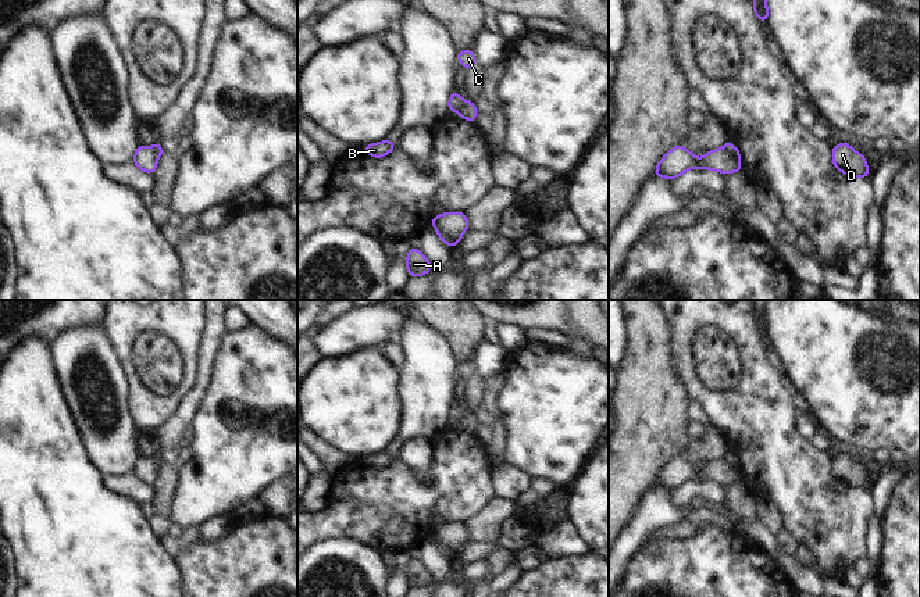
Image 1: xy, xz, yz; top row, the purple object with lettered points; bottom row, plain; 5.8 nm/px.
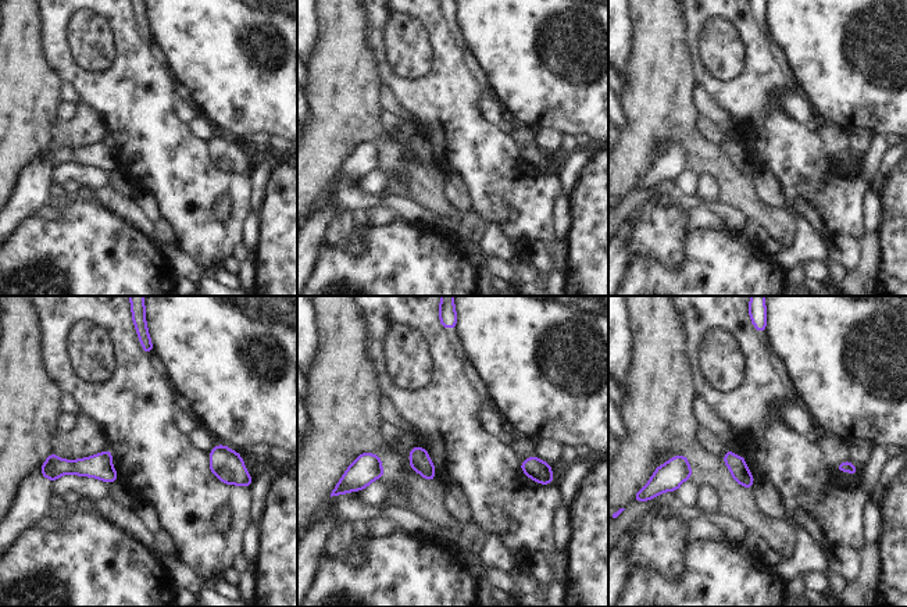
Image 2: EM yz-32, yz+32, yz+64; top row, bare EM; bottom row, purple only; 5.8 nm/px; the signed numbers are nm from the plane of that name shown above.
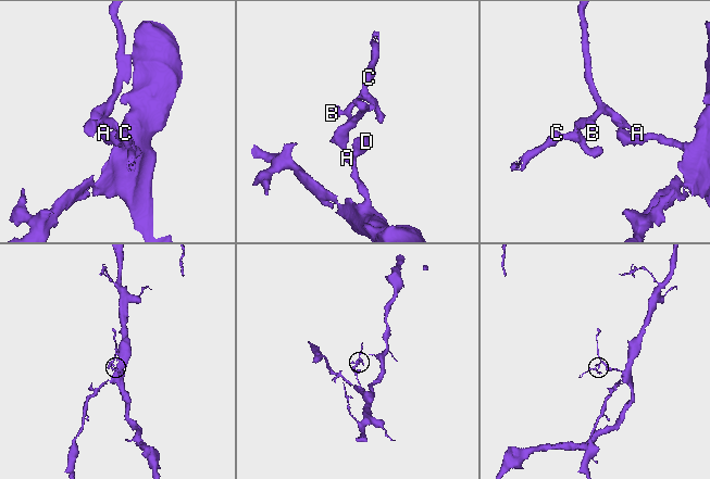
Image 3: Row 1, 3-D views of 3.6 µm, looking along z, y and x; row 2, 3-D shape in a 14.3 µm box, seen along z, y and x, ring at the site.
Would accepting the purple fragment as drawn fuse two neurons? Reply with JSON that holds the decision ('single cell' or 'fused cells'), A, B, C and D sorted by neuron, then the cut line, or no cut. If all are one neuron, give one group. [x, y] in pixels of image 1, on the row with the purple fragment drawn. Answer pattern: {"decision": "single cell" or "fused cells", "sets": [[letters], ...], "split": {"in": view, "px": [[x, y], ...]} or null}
{"decision": "fused cells", "sets": [["A", "B", "D"], ["C"]], "split": {"in": "yz", "px": [[721, 149], [735, 161], [740, 170]]}}

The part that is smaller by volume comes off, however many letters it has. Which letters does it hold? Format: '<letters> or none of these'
C

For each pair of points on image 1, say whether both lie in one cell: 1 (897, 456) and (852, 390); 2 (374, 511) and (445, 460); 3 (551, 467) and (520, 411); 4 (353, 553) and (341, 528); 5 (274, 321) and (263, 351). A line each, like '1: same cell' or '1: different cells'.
1: different cells
2: same cell
3: same cell
4: different cells
5: different cells

